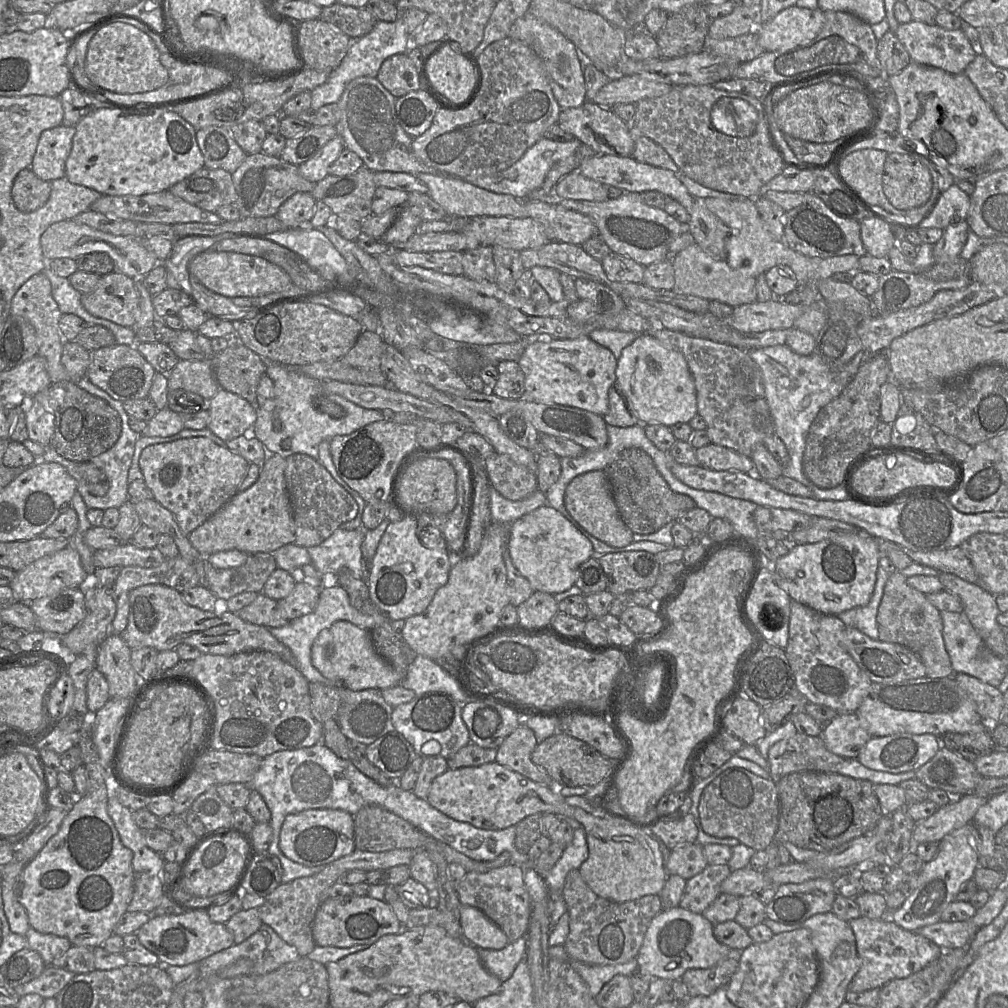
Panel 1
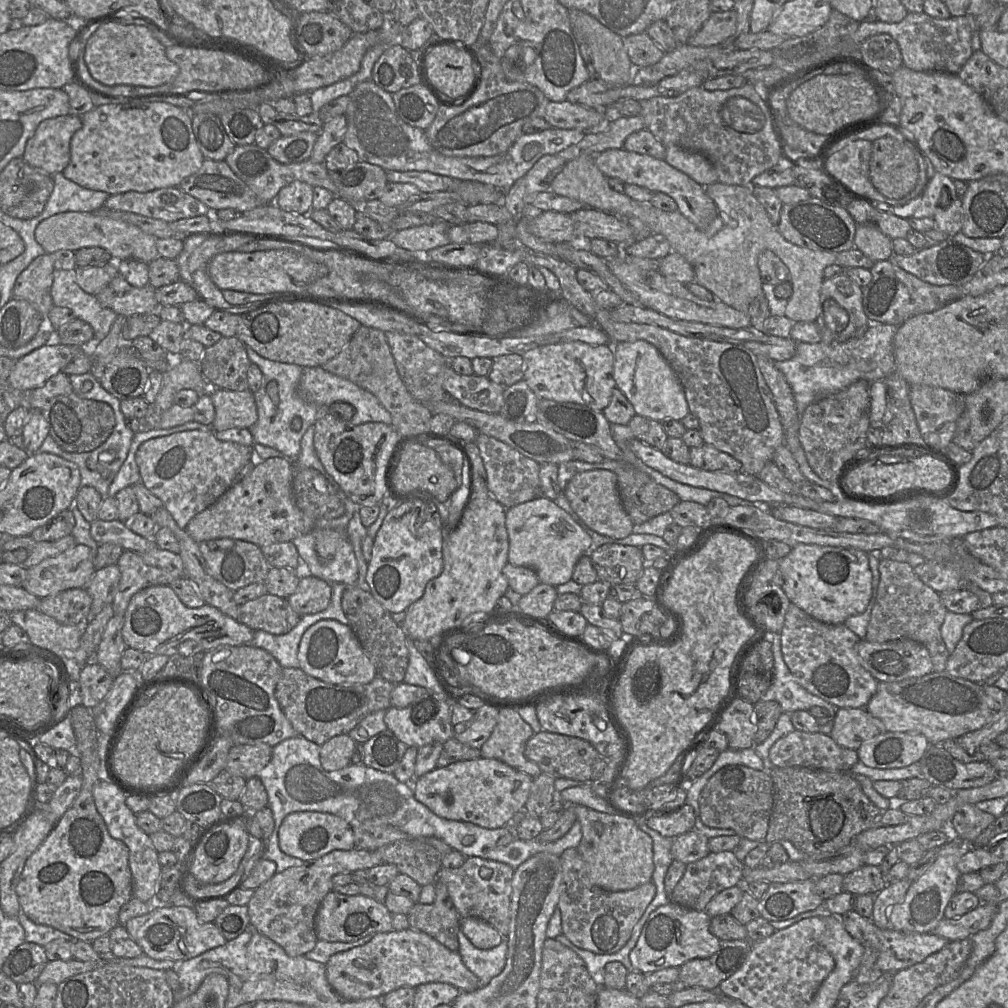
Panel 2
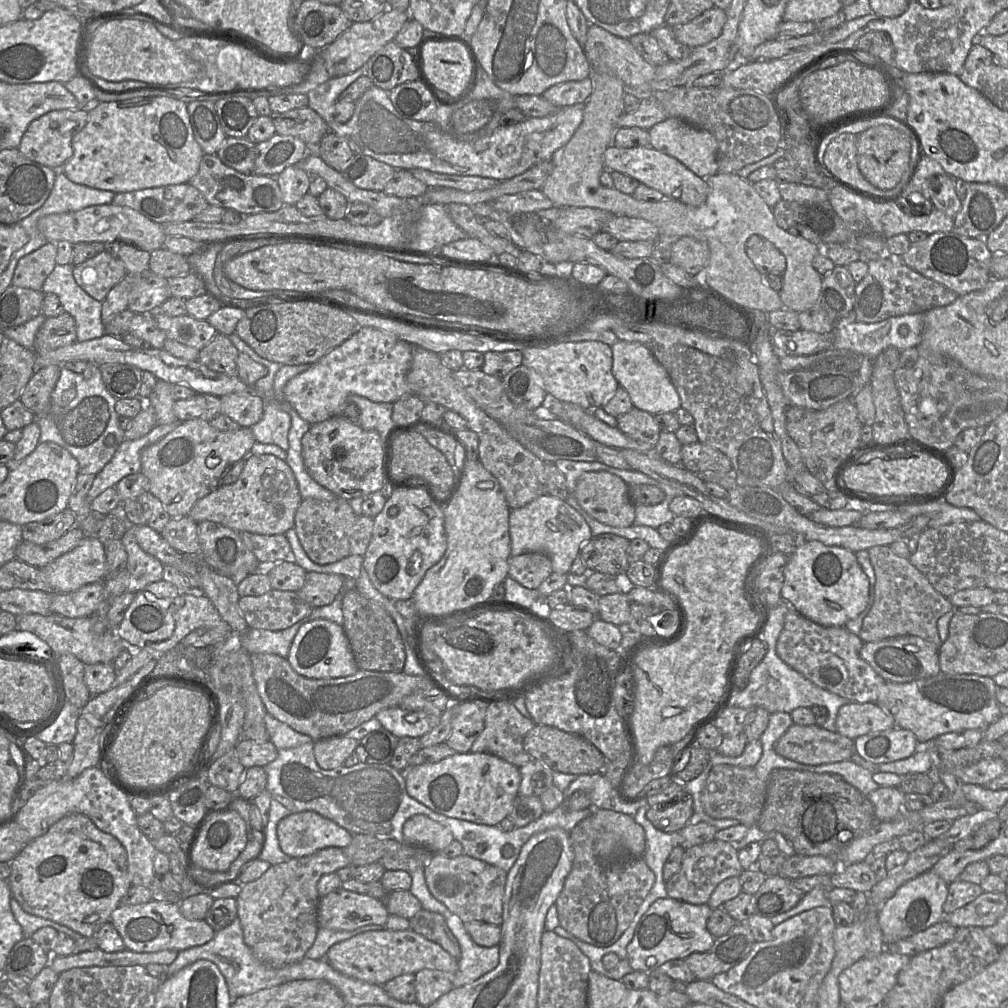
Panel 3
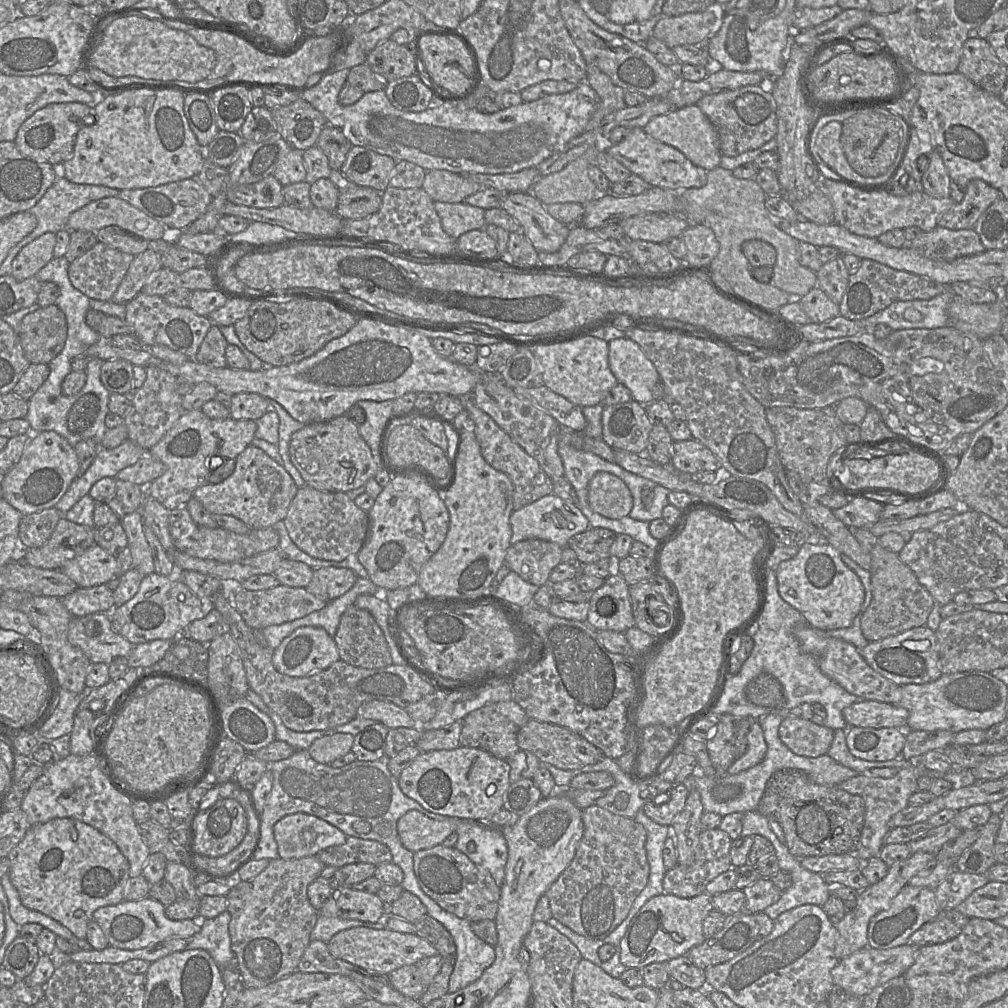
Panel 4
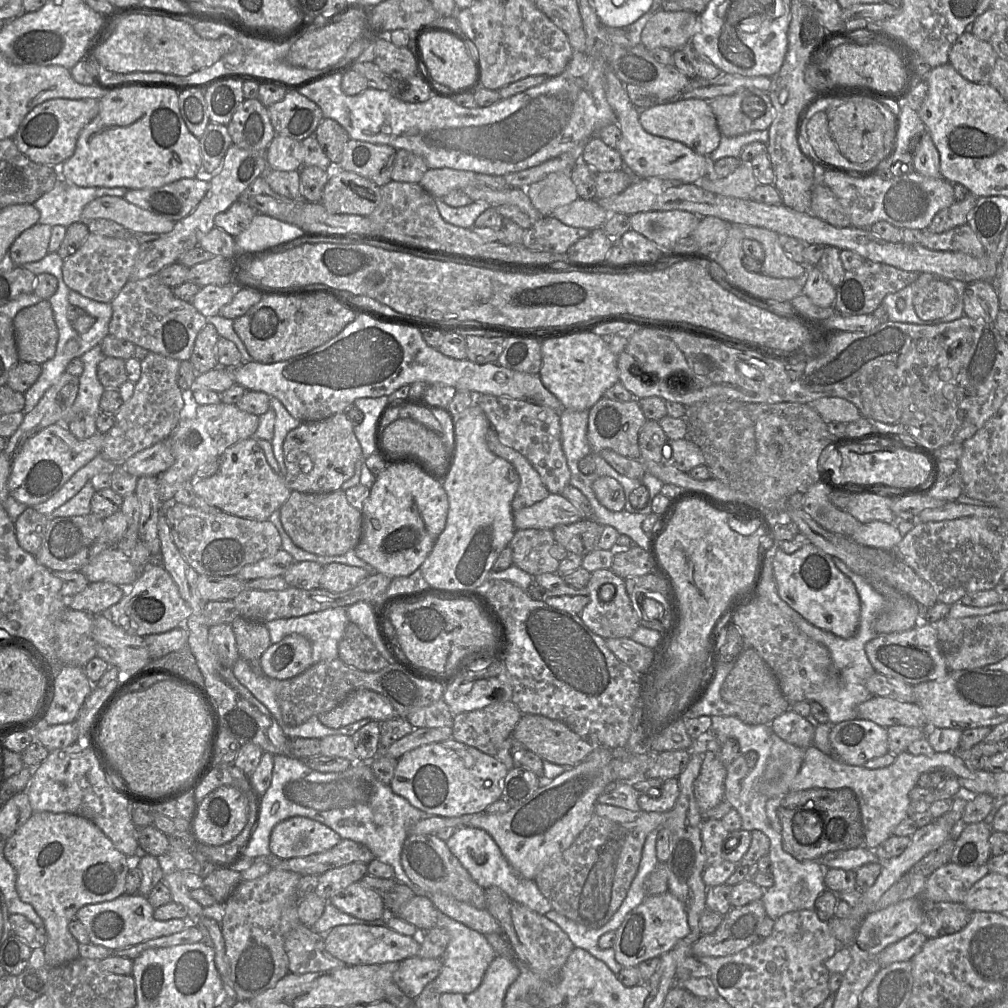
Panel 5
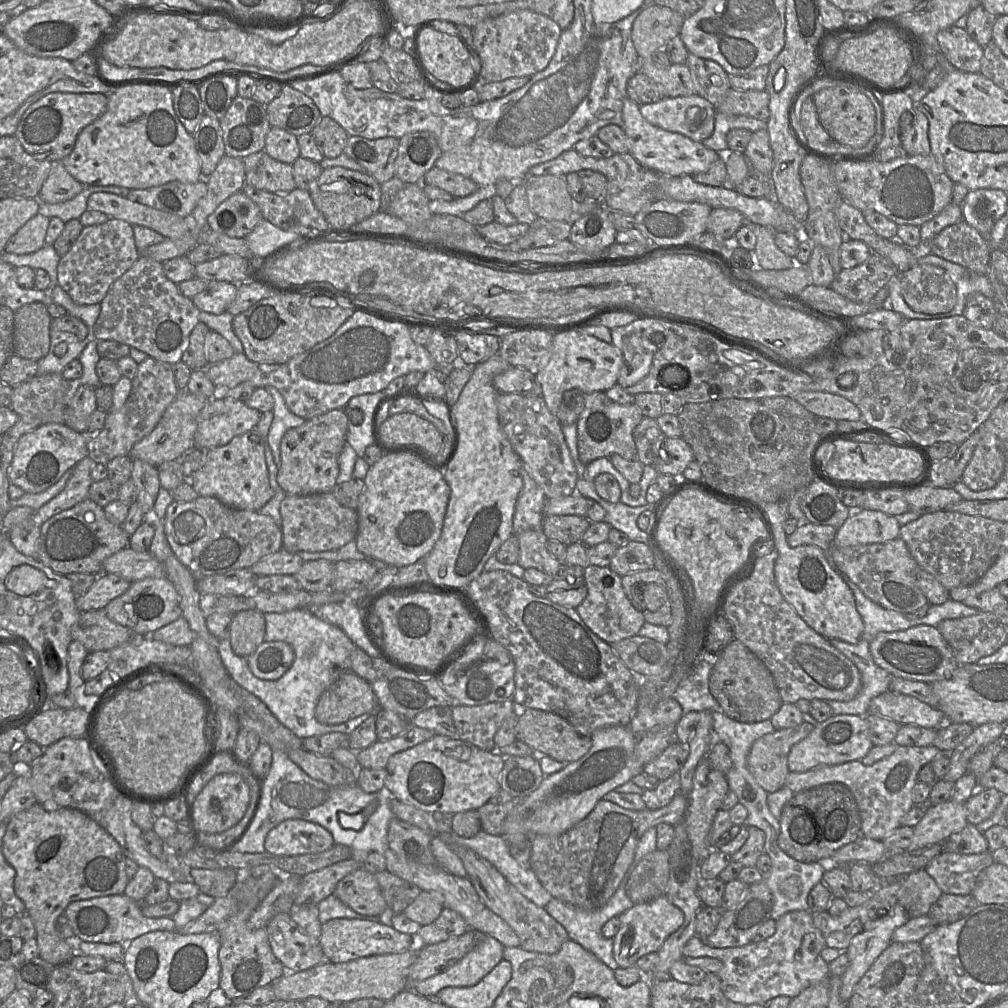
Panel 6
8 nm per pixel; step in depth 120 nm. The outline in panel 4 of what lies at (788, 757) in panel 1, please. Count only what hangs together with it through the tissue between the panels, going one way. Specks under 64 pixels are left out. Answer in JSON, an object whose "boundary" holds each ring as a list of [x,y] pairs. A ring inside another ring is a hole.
{"boundary":[[[788,714],[779,726],[779,737],[793,753],[818,757],[827,754],[834,730]]]}

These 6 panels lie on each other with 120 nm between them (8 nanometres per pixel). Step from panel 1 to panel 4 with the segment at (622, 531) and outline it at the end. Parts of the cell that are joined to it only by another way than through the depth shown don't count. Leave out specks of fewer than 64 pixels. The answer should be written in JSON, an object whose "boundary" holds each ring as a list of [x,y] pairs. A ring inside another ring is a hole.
{"boundary":[[[597,472],[590,480],[588,502],[595,513],[614,520],[629,516],[633,507],[633,497],[627,485],[608,472]]]}

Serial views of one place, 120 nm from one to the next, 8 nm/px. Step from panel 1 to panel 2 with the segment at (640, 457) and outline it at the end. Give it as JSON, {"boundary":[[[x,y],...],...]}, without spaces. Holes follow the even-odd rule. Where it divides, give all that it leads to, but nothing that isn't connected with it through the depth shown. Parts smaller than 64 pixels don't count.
{"boundary":[[[622,468],[617,475],[617,489],[622,506],[635,525],[640,525],[660,514],[670,512],[681,500],[677,494],[656,483],[636,468]]]}

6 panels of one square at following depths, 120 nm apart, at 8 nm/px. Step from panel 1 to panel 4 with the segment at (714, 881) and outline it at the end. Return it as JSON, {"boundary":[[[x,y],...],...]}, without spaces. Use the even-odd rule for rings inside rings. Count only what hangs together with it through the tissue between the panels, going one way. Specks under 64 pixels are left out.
{"boundary":[[[720,828],[702,831],[694,861],[691,864],[677,864],[666,871],[663,879],[664,893],[681,898],[692,898],[704,893],[709,882],[733,868],[730,857],[731,842],[729,835]]]}

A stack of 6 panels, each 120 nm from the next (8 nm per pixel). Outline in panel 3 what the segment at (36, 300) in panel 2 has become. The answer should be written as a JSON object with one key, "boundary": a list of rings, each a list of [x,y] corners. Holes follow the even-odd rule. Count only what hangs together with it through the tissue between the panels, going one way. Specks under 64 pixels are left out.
{"boundary":[[[47,242],[37,250],[23,256],[15,268],[12,284],[41,291],[45,280],[56,266],[56,255],[56,244]]]}

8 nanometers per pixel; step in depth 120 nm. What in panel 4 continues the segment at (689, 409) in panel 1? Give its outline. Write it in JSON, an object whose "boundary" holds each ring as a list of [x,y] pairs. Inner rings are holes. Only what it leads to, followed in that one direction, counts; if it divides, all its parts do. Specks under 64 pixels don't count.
{"boundary":[[[622,337],[608,342],[609,367],[626,386],[633,400],[648,405],[665,398],[665,386],[654,364],[633,340]]]}

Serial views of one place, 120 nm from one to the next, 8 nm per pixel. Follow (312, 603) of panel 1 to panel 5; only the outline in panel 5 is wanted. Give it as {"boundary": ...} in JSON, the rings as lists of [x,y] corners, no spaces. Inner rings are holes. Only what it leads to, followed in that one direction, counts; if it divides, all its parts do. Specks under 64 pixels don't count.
{"boundary":[[[330,563],[323,566],[320,587],[331,592],[344,592],[355,587],[368,576],[368,572],[363,568]]]}

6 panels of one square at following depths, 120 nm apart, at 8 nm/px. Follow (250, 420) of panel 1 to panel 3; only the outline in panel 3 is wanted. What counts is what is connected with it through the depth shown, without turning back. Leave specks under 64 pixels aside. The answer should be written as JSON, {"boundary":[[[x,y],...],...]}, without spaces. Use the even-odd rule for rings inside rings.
{"boundary":[[[253,391],[230,393],[220,397],[221,413],[238,423],[251,428],[264,413],[263,398]]]}

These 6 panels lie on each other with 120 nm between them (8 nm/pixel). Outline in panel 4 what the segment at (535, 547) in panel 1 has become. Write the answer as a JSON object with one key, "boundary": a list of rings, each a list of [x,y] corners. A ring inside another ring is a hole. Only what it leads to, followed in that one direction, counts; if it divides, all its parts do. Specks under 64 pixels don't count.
{"boundary":[[[553,493],[528,504],[510,515],[512,529],[511,544],[528,539],[540,539],[567,547],[568,541],[574,535],[590,528],[586,516],[571,501],[555,496]]]}

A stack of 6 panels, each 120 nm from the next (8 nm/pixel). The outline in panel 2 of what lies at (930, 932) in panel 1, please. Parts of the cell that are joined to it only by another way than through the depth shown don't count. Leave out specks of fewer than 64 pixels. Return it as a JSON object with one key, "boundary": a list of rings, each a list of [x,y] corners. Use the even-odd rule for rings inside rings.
{"boundary":[[[983,902],[958,918],[943,918],[932,933],[949,942],[969,938],[975,933],[987,929],[997,910],[998,905],[993,902]]]}

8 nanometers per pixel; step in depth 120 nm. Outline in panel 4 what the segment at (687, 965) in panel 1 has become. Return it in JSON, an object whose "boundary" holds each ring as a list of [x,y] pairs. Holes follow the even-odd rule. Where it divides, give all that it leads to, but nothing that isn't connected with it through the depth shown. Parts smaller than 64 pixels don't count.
{"boundary":[[[706,891],[692,898],[681,898],[663,893],[648,900],[630,921],[625,935],[620,941],[618,950],[620,960],[627,968],[642,969],[655,962],[668,962],[671,959],[686,955],[693,947],[701,945],[706,937],[703,933],[703,920],[712,908],[712,896]]]}

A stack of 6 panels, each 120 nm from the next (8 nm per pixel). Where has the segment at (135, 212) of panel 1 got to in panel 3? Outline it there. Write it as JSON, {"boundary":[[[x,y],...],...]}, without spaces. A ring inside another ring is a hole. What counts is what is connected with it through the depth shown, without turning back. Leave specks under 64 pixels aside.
{"boundary":[[[190,183],[116,193],[112,204],[132,208],[158,224],[193,220],[209,206]]]}

